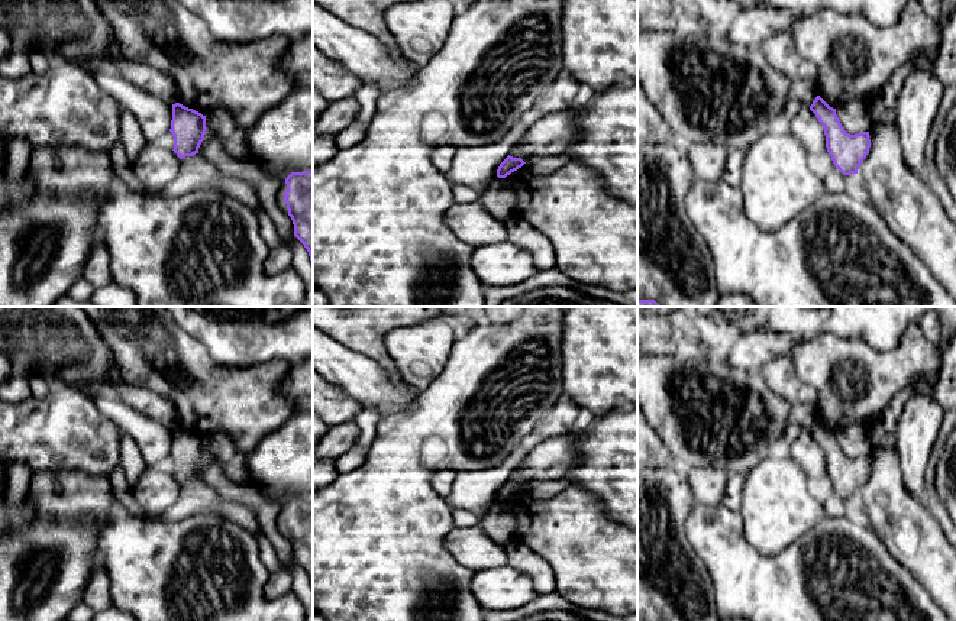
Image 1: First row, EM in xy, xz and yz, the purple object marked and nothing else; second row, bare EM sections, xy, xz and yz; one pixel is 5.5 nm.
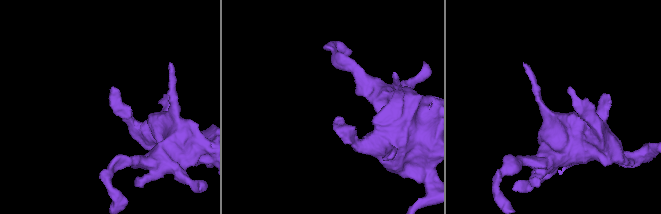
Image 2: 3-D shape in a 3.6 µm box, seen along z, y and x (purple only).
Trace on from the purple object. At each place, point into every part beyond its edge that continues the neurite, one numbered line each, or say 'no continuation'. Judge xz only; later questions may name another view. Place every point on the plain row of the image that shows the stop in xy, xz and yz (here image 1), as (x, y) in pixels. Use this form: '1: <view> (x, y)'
no continuation

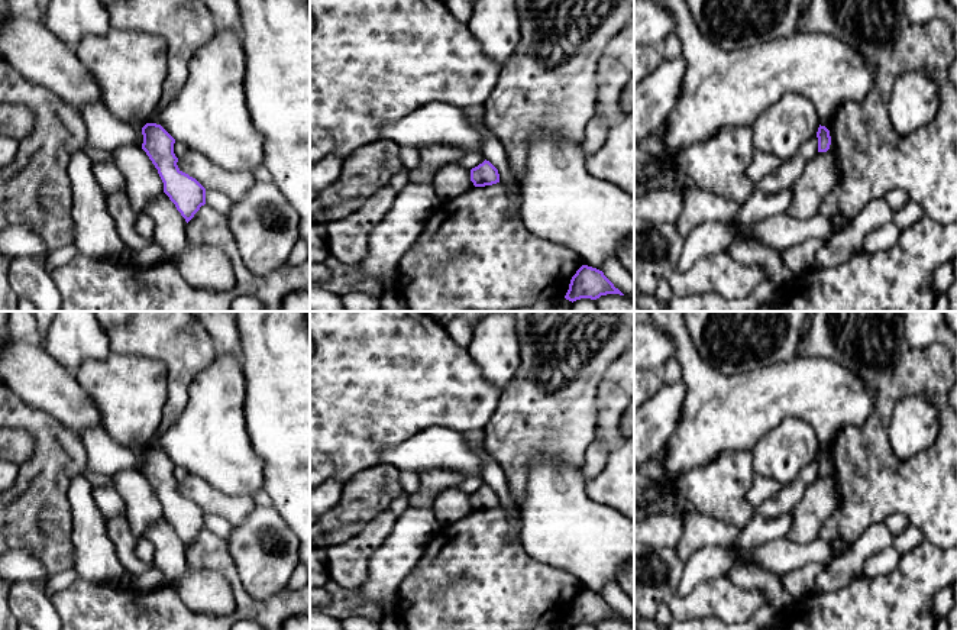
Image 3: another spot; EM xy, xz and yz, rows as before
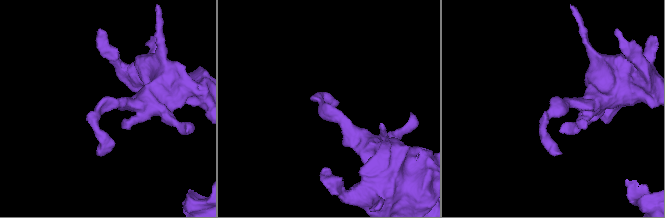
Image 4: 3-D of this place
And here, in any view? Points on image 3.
no continuation

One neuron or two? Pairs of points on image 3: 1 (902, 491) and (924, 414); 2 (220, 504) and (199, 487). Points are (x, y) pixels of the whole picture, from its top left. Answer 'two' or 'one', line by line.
1: two
2: one

